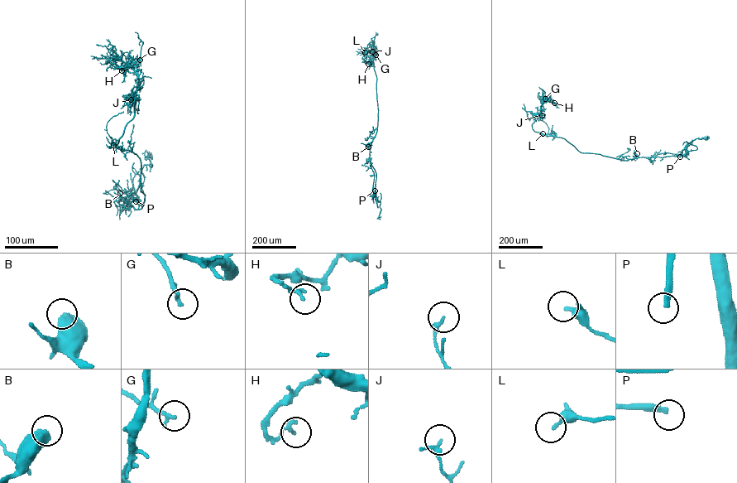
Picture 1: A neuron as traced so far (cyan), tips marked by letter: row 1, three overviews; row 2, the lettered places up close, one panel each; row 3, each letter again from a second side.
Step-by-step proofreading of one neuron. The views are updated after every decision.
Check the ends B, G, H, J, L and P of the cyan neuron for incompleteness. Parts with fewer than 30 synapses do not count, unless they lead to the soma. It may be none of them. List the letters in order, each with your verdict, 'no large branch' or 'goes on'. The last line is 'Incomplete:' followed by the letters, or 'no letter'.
B: no large branch
G: no large branch
H: no large branch
J: no large branch
L: no large branch
P: goes on
Incomplete: P

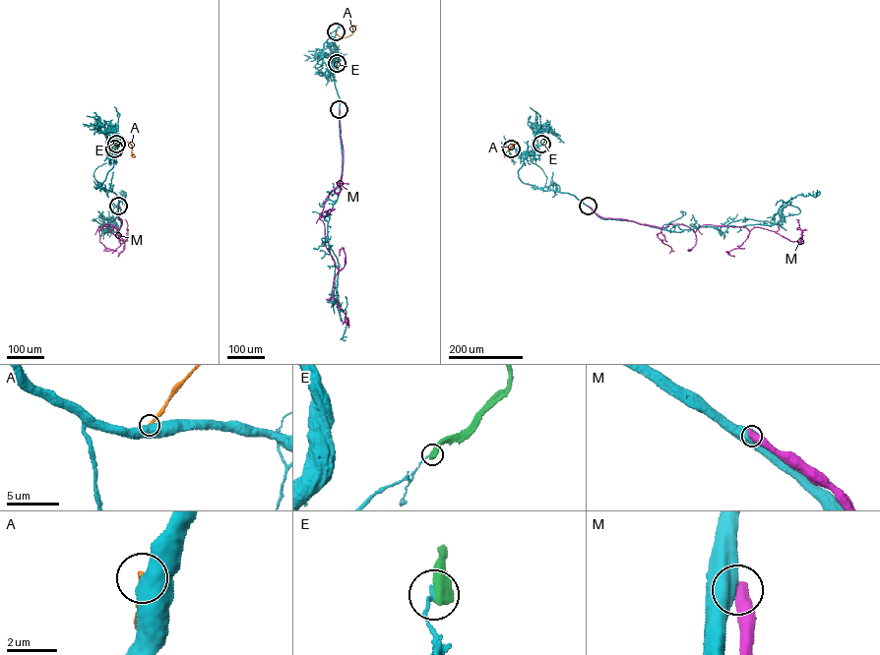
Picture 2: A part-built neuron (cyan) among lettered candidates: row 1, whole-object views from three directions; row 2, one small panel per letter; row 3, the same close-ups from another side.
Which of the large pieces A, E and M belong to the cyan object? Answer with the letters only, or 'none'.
none

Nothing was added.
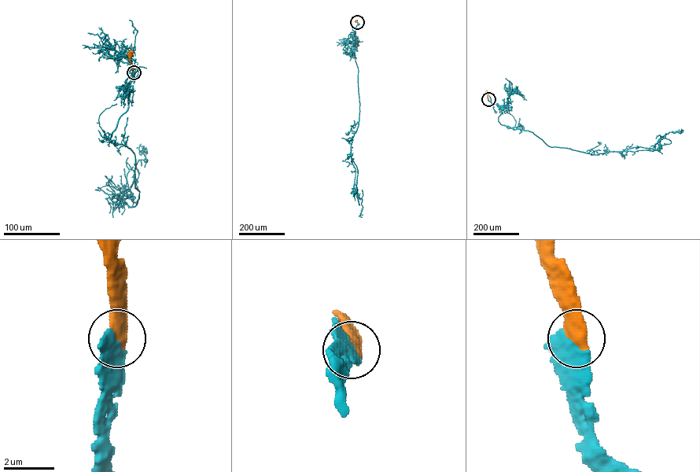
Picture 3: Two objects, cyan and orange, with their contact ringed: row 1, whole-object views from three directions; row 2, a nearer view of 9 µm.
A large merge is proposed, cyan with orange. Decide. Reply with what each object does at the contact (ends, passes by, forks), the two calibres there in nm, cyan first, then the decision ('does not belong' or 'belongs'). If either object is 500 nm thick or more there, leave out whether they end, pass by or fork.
600 nm thick on the cyan side, 550 nm on the other; belongs

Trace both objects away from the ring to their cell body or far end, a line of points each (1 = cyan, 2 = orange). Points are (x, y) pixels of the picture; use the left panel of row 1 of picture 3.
1: (134, 72), (110, 140), (134, 156), (139, 197), (130, 207), (117, 199), (135, 197), (143, 146)
2: (134, 72), (129, 59), (130, 52)

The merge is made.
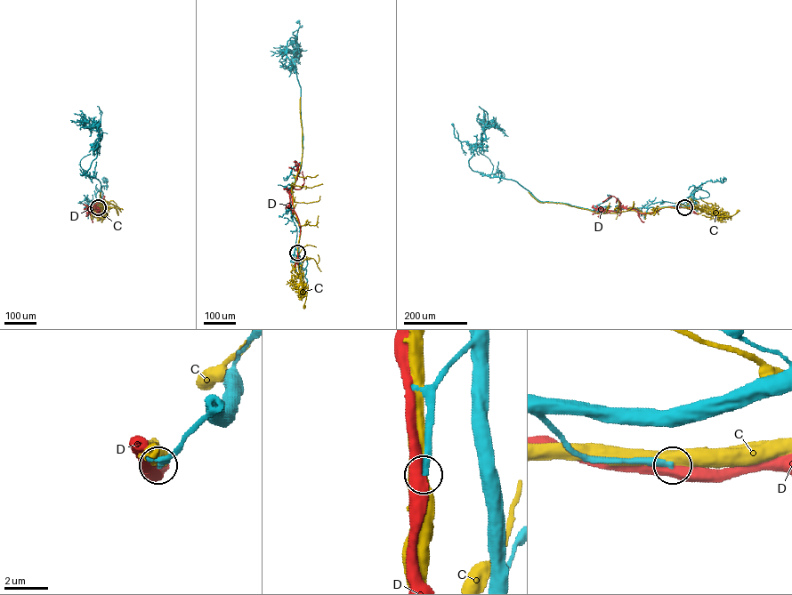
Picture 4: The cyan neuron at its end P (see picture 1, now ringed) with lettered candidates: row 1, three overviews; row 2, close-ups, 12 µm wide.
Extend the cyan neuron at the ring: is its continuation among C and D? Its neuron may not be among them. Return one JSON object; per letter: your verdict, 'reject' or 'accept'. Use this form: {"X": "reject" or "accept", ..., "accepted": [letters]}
{"C": "reject", "D": "reject", "accepted": []}

